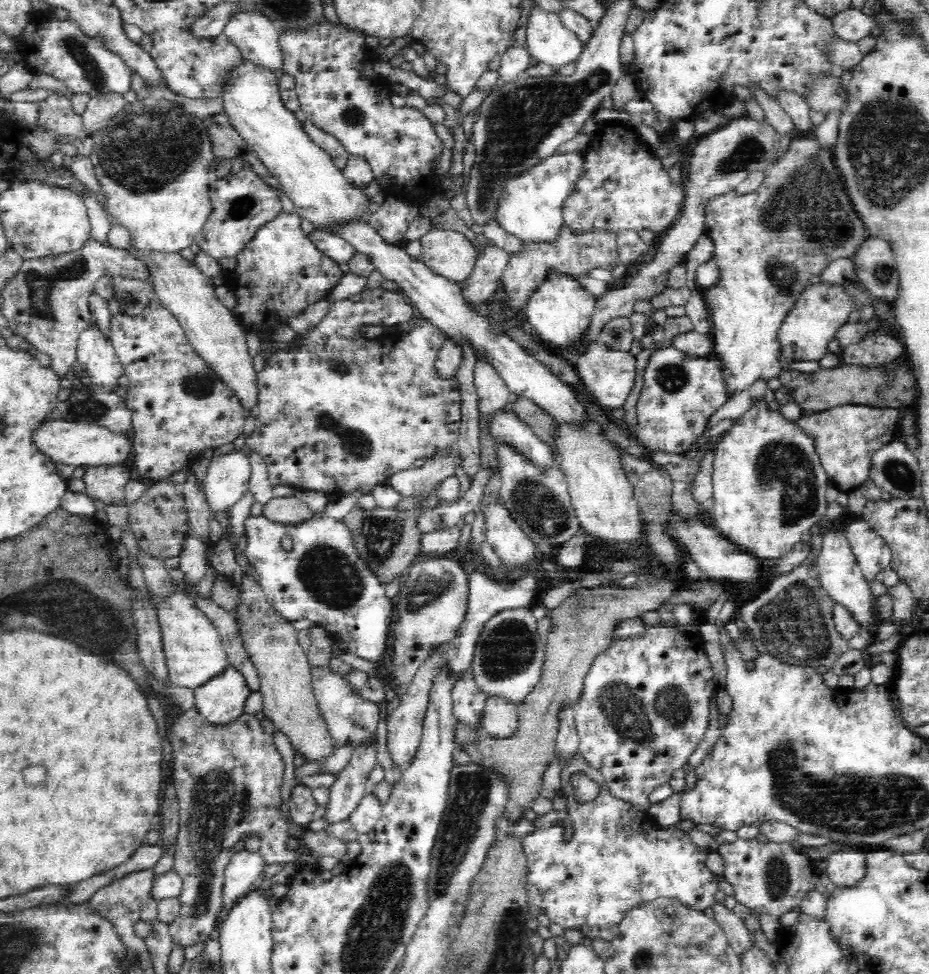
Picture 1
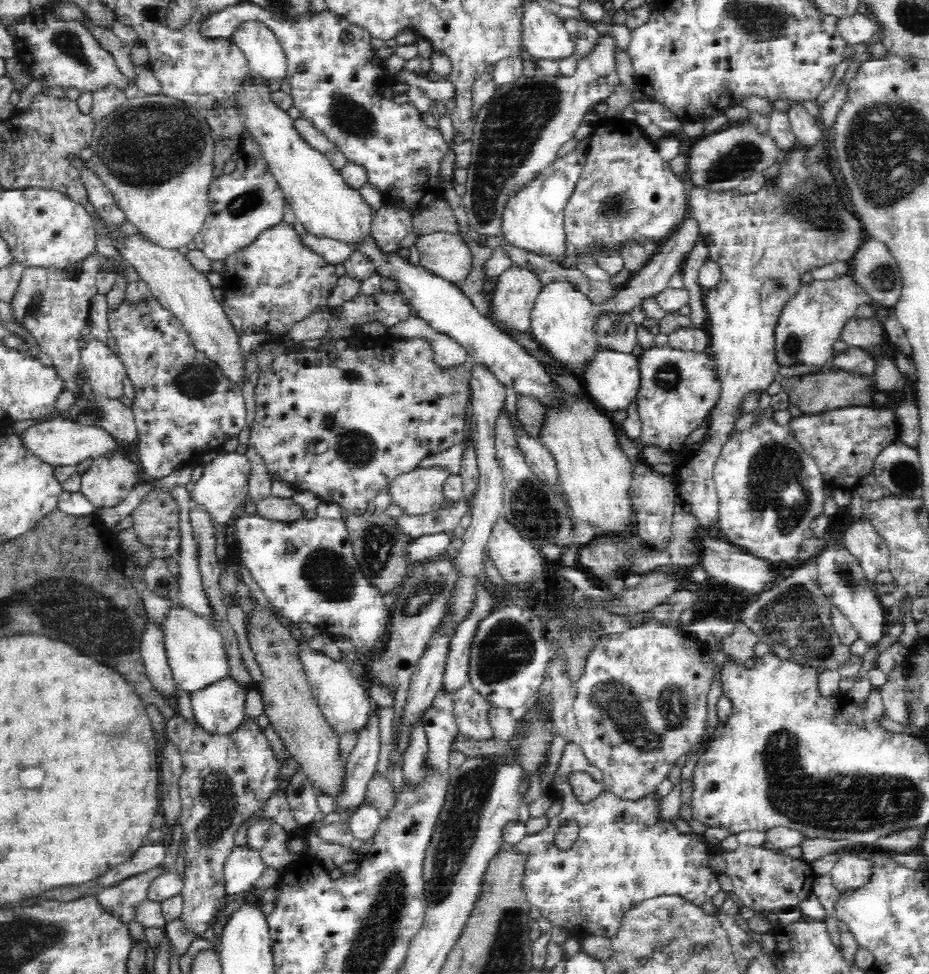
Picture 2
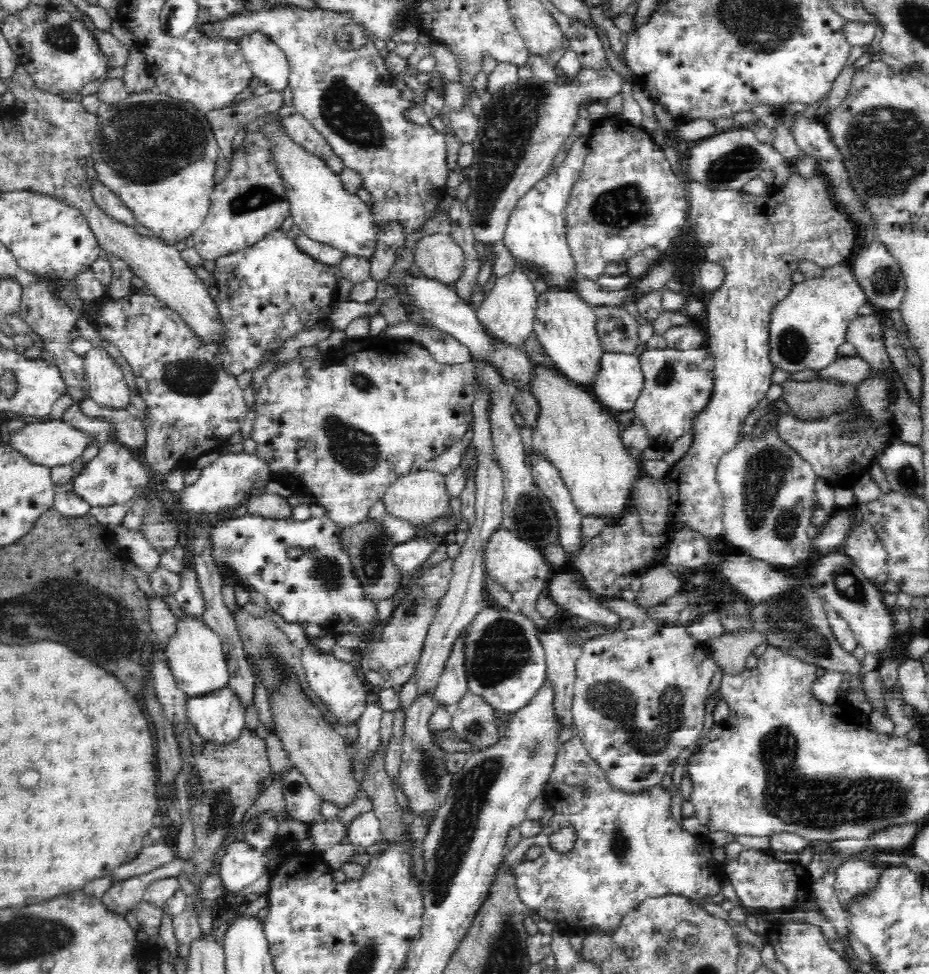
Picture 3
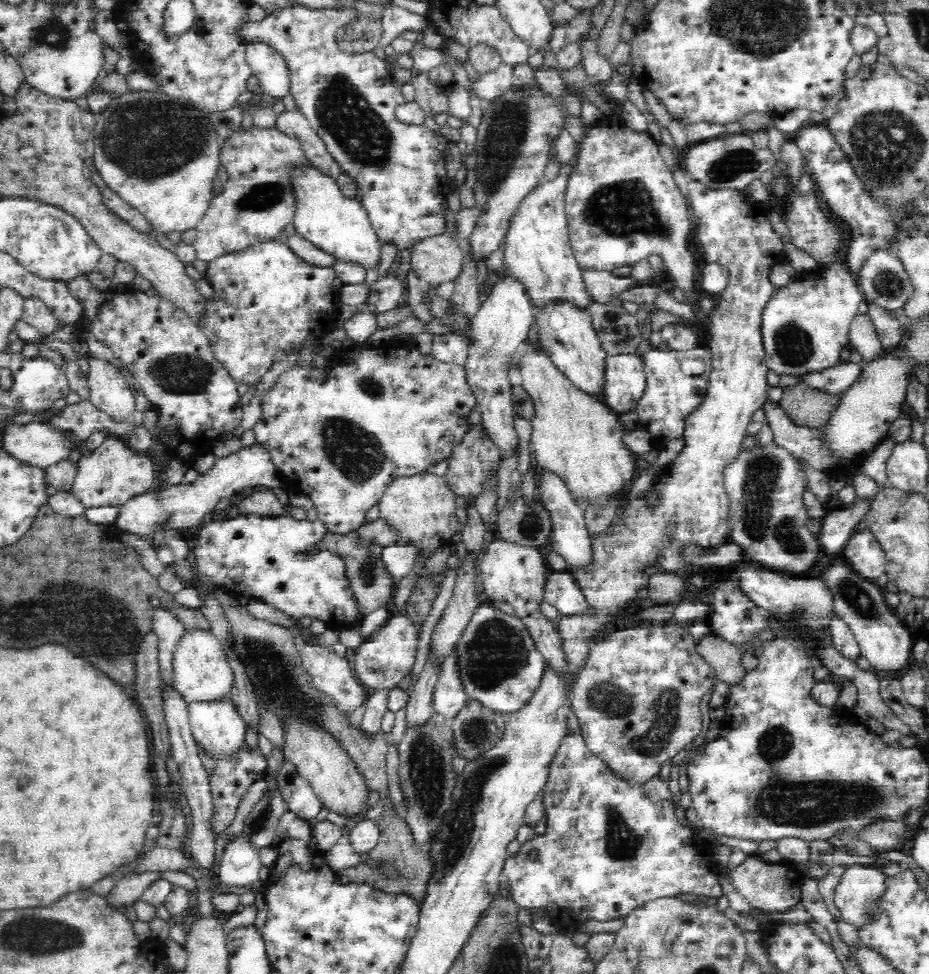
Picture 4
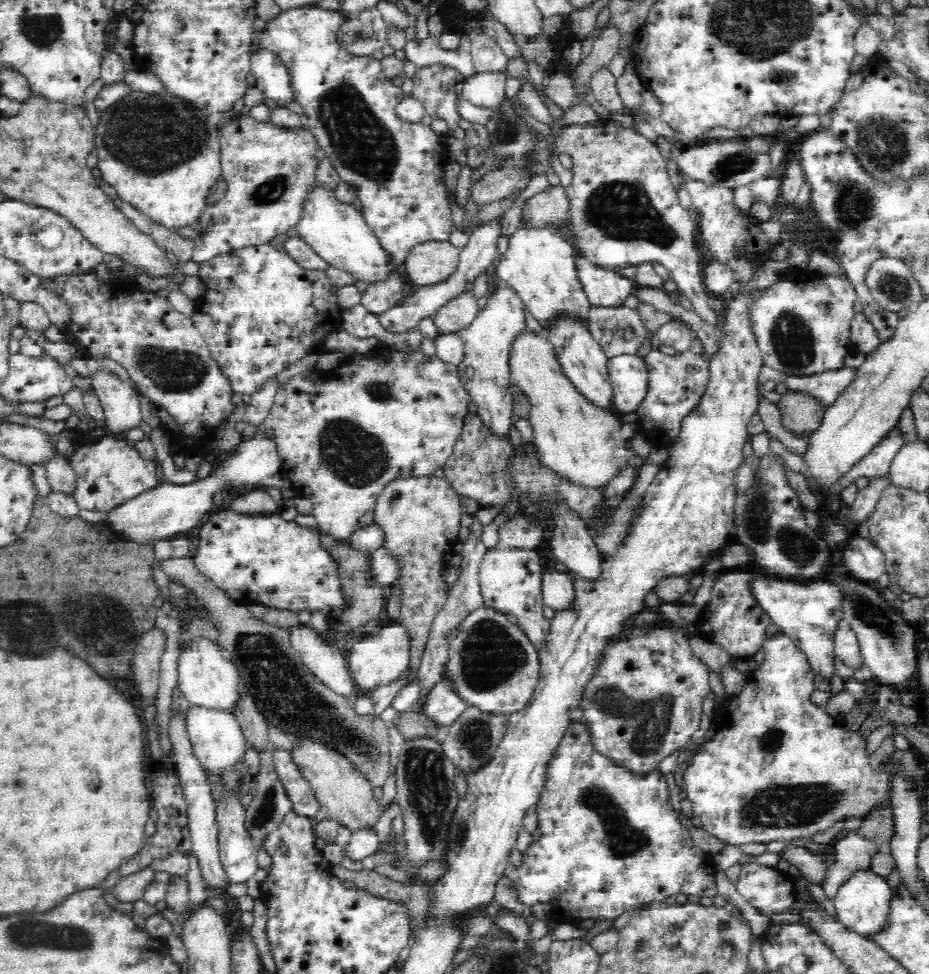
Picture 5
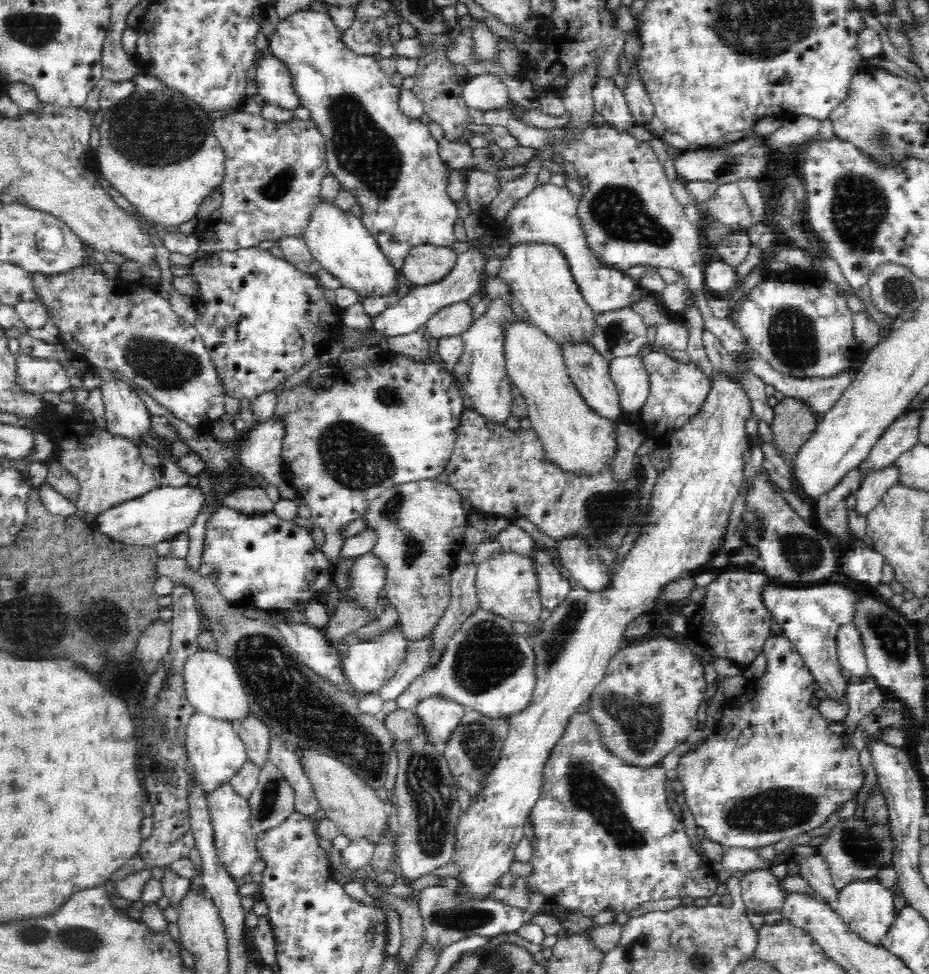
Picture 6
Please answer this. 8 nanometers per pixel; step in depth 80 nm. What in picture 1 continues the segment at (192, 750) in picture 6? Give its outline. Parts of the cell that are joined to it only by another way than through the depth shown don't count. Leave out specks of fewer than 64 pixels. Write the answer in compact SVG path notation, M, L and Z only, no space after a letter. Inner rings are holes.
M226 665L193 690L196 709L212 723L227 723L243 713L251 690L242 672Z

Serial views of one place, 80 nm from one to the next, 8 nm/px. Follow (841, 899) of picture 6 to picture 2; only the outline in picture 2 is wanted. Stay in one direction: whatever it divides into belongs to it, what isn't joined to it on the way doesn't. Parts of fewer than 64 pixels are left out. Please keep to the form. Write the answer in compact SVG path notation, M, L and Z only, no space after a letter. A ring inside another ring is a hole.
M865 851L844 853L832 866L830 874L838 892L846 892L869 881L871 862Z

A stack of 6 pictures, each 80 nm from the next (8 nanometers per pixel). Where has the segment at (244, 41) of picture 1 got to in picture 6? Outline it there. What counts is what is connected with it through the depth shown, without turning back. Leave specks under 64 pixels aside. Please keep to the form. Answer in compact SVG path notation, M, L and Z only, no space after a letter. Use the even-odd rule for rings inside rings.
M269 52L256 60L255 80L258 87L257 92L264 97L266 103L292 112L300 107L290 72L279 58Z

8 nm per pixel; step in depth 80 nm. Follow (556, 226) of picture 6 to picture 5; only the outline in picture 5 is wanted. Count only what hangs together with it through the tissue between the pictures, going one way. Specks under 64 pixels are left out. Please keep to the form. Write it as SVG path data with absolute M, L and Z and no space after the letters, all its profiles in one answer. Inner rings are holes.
M549 186L543 192L526 200L521 219L526 219L530 225L545 225L550 221L552 223L562 221L562 225L566 227L566 239L571 245L572 239L569 235L569 222L567 222L568 207L565 187ZM575 250L574 257L576 257L576 271L578 271L578 278L583 285L584 293L586 293L591 305L599 307L622 306L629 294L637 288L636 283L631 278L622 276L614 271L598 268L583 258L577 258L577 256L575 256Z

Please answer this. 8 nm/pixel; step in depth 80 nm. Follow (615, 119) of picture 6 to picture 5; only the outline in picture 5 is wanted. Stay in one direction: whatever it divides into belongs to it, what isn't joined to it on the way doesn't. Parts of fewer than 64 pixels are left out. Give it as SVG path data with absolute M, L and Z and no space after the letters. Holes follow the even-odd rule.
M607 66L598 68L590 76L591 92L601 106L612 113L624 114L622 99L616 91L616 80Z

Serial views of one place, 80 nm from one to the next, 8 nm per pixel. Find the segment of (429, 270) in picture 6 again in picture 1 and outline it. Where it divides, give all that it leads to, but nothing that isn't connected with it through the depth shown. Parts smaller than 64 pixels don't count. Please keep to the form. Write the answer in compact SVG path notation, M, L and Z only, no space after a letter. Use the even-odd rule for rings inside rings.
M433 227L419 238L420 260L438 276L462 283L472 272L476 260L476 246L466 235L442 227Z

